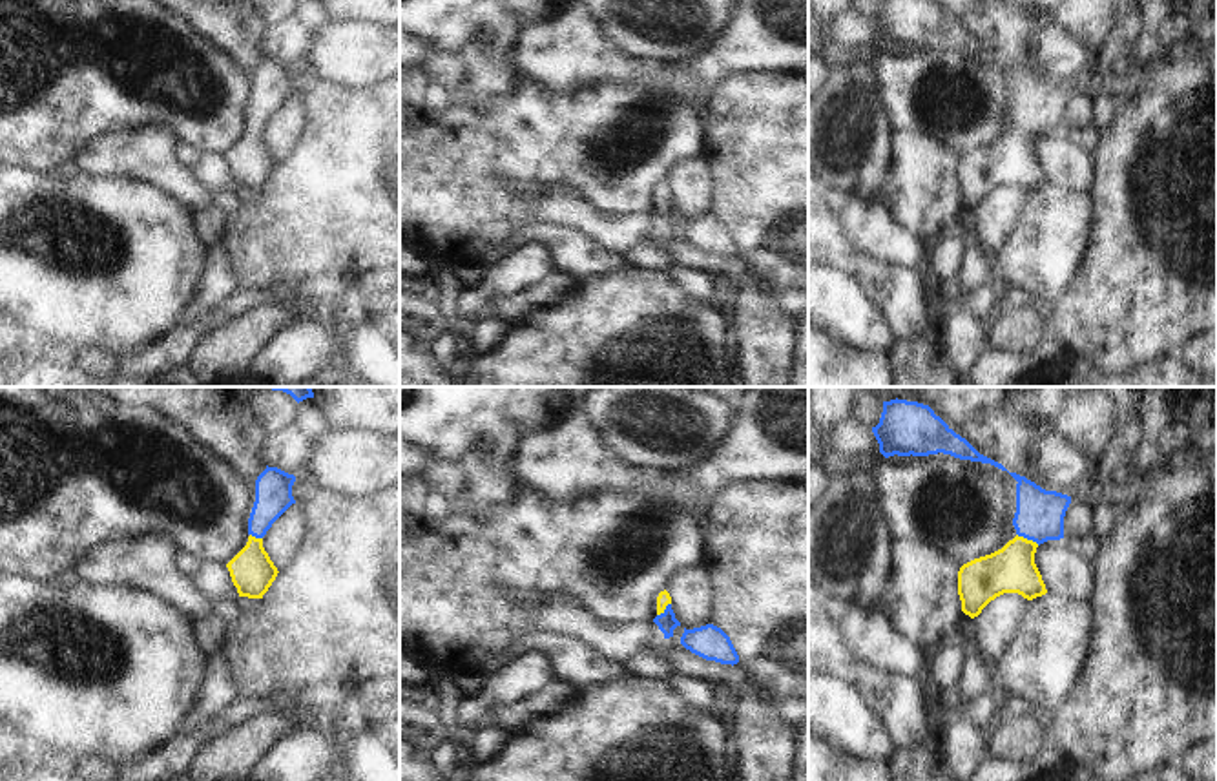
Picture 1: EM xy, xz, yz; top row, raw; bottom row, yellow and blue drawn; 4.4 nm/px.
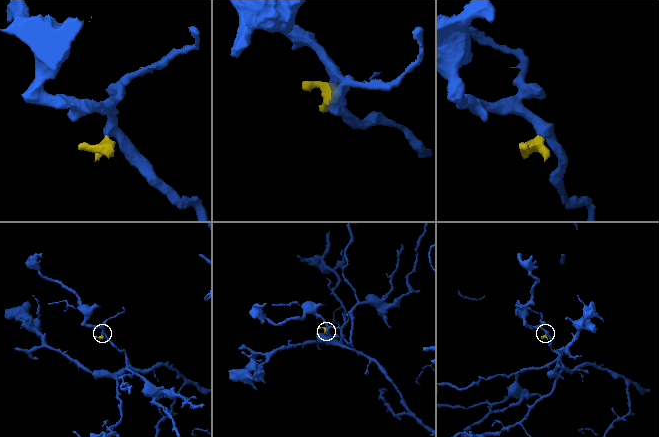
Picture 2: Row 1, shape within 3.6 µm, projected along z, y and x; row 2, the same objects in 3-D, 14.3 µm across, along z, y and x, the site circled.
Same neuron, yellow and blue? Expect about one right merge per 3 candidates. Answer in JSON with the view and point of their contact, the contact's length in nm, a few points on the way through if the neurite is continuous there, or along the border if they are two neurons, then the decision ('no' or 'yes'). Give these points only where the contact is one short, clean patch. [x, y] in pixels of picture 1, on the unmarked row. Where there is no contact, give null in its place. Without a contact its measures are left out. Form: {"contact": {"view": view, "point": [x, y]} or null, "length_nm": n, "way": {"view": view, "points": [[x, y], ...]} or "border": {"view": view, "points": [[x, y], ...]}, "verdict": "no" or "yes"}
{"contact": {"view": "yz", "point": [1026, 130]}, "length_nm": 120, "way": {"view": "yz", "points": [[1009, 161], [1026, 130], [1039, 108]]}, "verdict": "yes"}

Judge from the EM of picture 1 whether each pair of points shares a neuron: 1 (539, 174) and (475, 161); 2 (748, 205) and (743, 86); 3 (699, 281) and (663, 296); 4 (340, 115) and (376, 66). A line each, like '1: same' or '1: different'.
1: same
2: same
3: different
4: different

